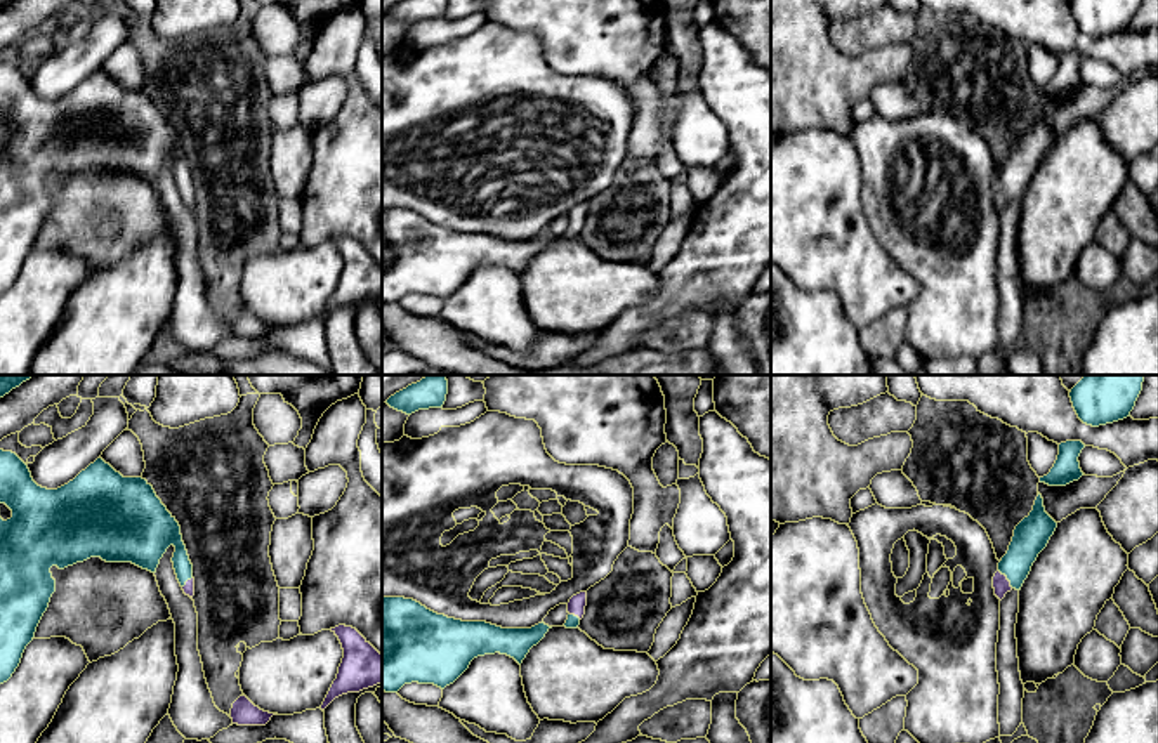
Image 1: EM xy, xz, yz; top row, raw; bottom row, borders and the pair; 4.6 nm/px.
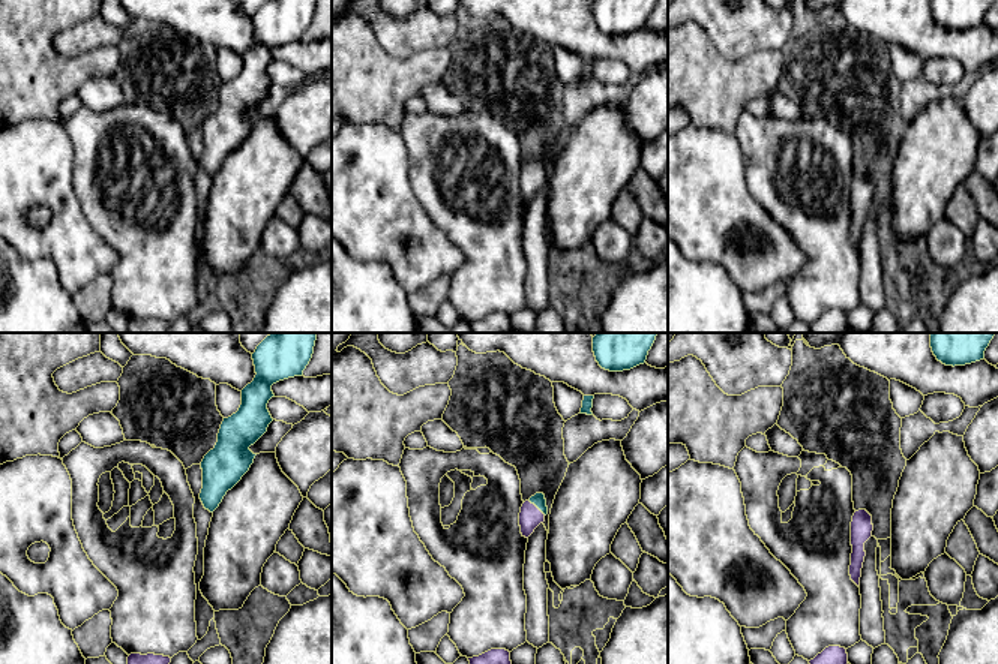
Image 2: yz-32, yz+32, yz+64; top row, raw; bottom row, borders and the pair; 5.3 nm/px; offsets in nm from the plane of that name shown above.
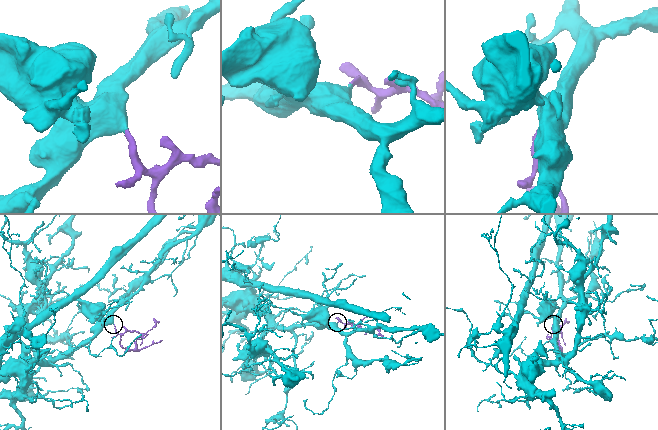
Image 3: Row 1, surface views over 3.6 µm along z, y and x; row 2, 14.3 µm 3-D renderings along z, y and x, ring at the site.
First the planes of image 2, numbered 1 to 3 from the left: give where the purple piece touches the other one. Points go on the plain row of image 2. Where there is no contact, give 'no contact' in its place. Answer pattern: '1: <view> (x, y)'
1: no contact
2: yz+32 (538, 171)
3: no contact

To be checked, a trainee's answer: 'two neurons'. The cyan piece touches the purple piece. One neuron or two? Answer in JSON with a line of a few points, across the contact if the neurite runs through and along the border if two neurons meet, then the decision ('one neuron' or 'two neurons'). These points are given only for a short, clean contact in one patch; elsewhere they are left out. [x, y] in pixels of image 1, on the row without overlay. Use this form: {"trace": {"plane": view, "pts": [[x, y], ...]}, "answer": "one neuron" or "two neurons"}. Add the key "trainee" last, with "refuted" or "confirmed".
{"trace": {"plane": "yz", "pts": [[1032, 146], [1007, 190], [1000, 195]]}, "answer": "one neuron", "trainee": "refuted"}

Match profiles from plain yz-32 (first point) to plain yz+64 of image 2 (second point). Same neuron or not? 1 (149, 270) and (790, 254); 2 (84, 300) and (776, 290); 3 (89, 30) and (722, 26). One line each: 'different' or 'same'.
1: different
2: same
3: same

